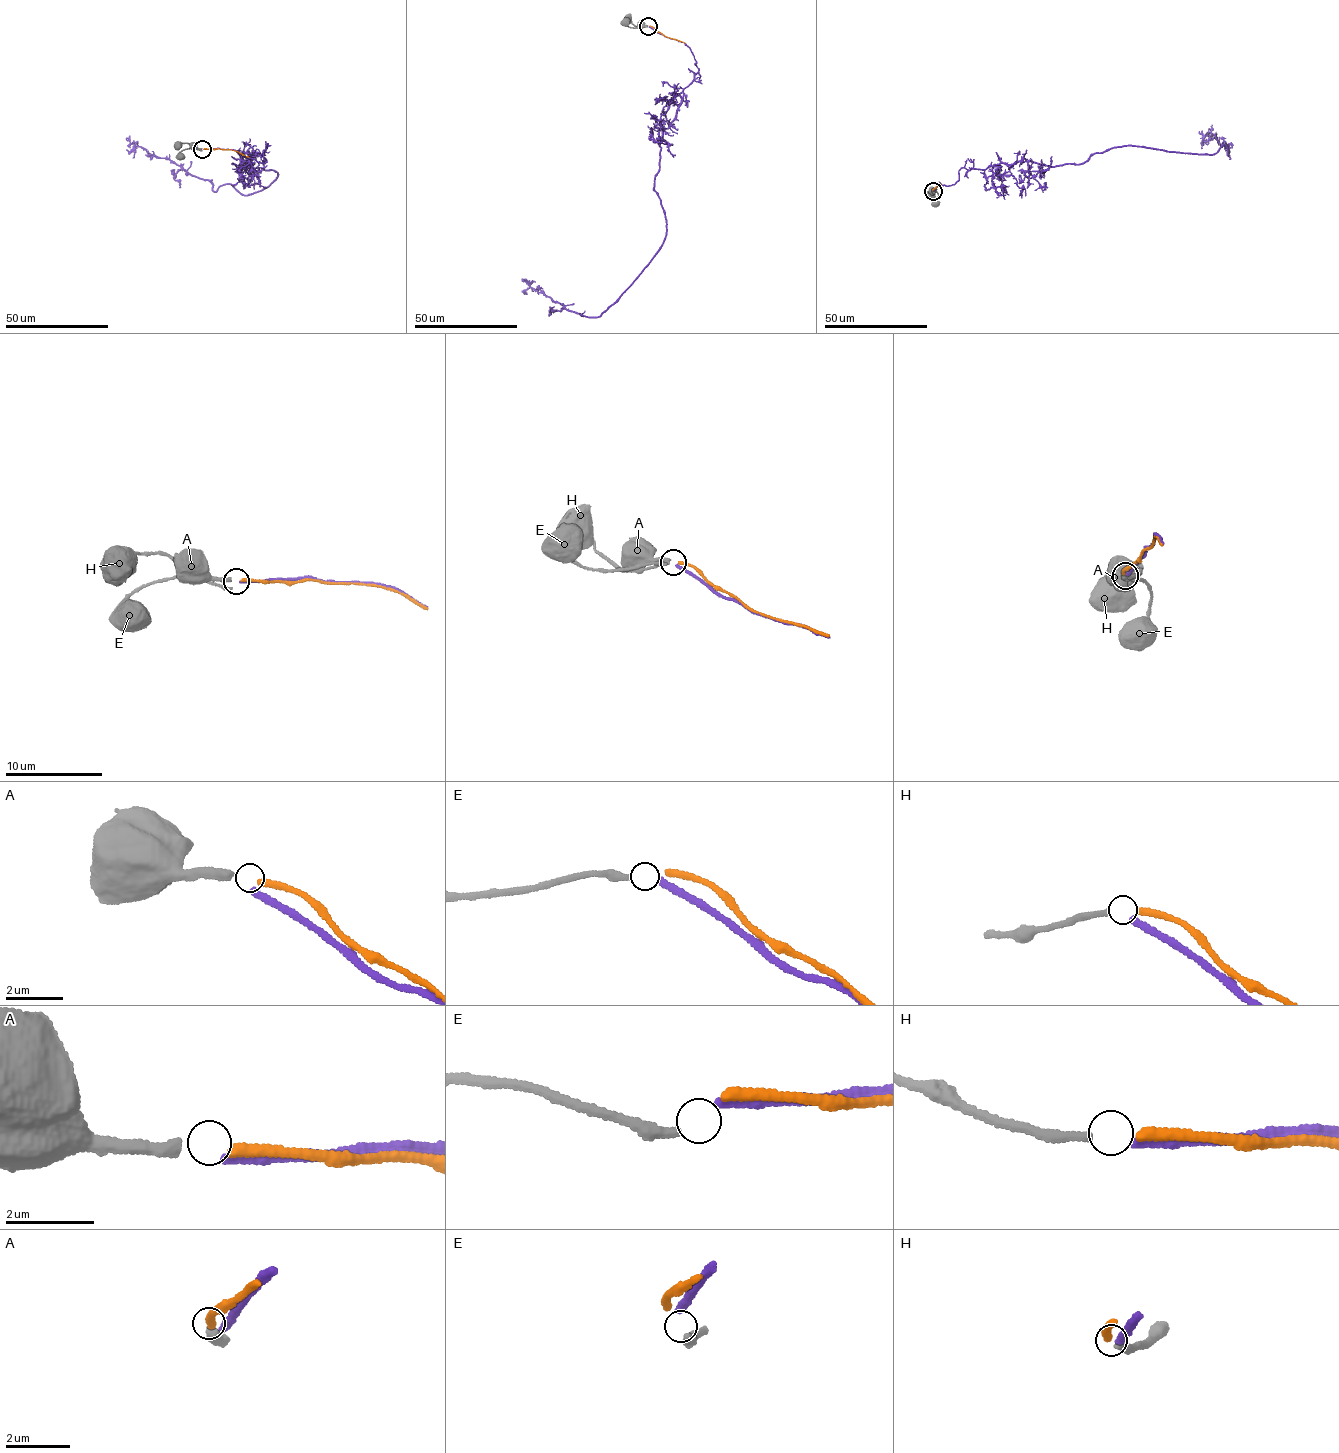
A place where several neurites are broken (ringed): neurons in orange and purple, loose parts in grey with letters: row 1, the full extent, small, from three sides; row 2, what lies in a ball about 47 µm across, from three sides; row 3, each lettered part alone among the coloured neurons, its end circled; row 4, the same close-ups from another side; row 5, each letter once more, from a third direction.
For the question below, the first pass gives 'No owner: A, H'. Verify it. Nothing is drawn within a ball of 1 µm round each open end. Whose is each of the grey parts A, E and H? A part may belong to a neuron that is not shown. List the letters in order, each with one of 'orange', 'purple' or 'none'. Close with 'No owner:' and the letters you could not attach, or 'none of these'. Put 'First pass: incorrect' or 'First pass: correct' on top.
First pass: incorrect
A: none
E: none
H: orange
No owner: A, E

